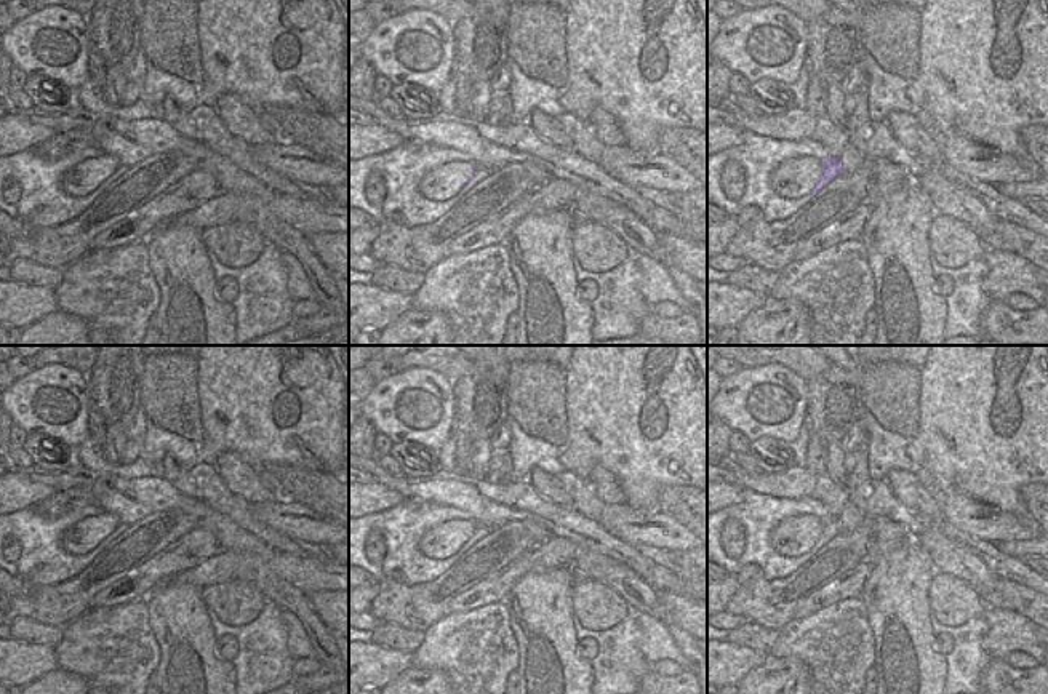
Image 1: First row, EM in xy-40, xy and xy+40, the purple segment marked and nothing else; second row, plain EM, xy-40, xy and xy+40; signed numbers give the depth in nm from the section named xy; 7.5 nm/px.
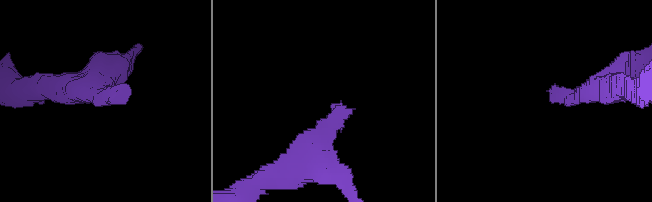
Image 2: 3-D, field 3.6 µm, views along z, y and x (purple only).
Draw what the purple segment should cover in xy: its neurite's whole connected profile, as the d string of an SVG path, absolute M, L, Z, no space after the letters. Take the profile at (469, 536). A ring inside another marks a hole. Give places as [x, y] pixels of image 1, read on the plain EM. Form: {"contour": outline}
{"contour": "M446 520L427 529L419 539L421 552L429 558L443 558L472 539L478 526L474 520Z"}

